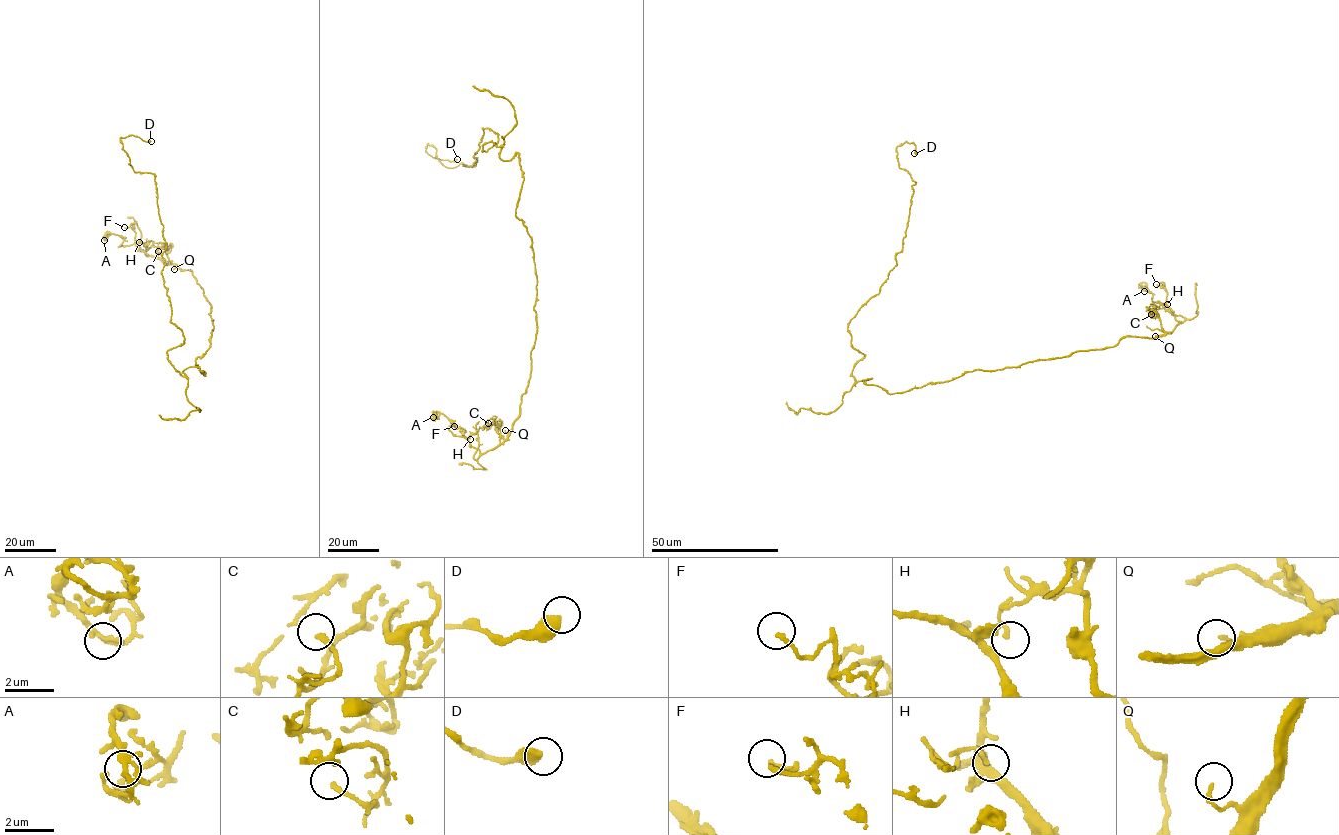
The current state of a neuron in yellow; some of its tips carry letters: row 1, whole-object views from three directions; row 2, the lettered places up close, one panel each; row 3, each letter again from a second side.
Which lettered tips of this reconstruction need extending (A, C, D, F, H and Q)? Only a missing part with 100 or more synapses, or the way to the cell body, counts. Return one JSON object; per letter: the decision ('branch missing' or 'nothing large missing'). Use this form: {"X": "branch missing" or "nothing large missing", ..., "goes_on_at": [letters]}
{"A": "nothing large missing", "C": "nothing large missing", "D": "nothing large missing", "F": "nothing large missing", "H": "nothing large missing", "Q": "nothing large missing", "goes_on_at": []}

